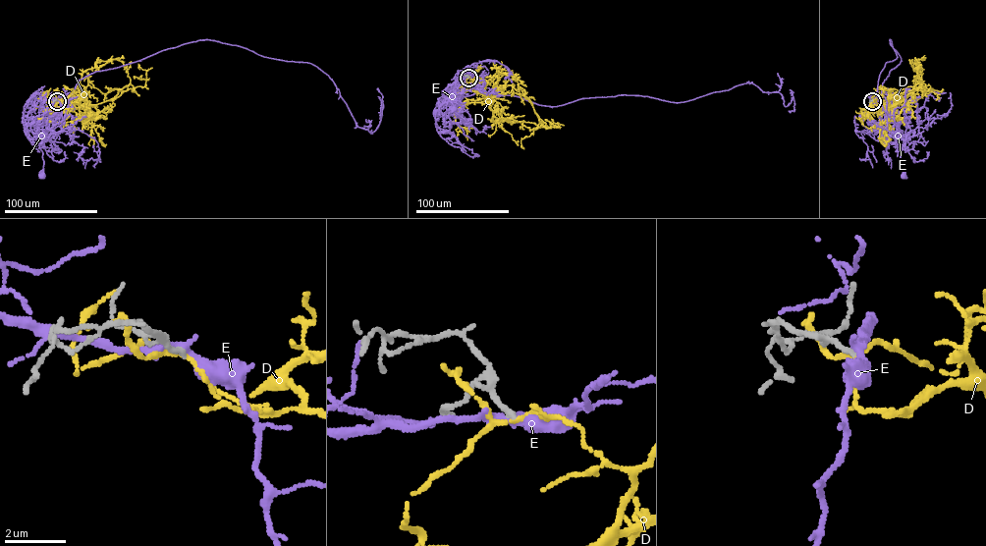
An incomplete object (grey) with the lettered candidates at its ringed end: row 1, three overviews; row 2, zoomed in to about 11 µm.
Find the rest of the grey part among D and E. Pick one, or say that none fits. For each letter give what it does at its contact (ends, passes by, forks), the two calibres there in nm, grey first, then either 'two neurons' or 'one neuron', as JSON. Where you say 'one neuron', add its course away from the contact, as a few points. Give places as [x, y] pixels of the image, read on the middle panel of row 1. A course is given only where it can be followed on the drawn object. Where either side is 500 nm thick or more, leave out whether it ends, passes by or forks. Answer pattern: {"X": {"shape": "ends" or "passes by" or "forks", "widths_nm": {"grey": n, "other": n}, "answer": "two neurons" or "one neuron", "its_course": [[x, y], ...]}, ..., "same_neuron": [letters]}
{"D": {"shape": "forks", "widths_nm": {"grey": 190, "other": 120}, "answer": "two neurons"}, "E": {"shape": "passes by", "widths_nm": {"grey": 200, "other": 280}, "answer": "two neurons"}, "same_neuron": []}

